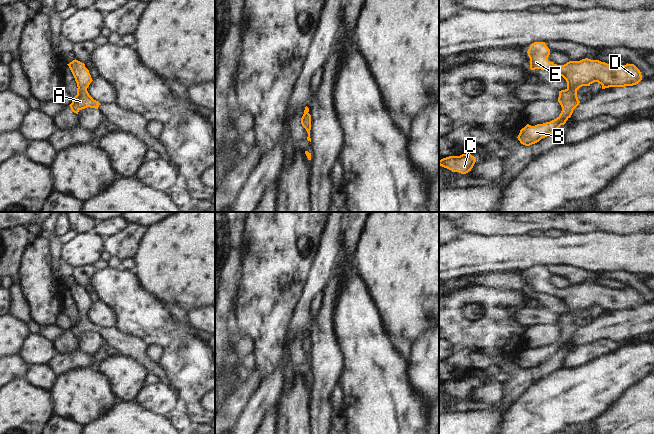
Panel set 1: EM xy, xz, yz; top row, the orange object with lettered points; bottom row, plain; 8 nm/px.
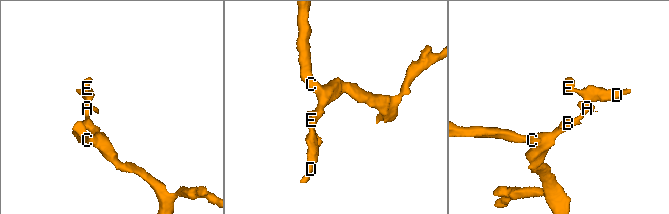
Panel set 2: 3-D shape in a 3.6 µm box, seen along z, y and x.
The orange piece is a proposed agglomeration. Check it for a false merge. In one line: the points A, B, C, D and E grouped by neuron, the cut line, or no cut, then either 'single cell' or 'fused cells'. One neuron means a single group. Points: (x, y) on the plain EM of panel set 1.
groups A B C D E; cut none; single cell

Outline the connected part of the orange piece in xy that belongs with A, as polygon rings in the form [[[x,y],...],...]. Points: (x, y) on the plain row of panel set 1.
[[[75,283],[67,289],[72,296],[78,311],[77,319],[69,329],[71,334],[78,338],[80,334],[87,331],[98,333],[100,327],[94,324],[87,315],[87,312],[93,304],[89,294],[85,291],[85,288]]]

